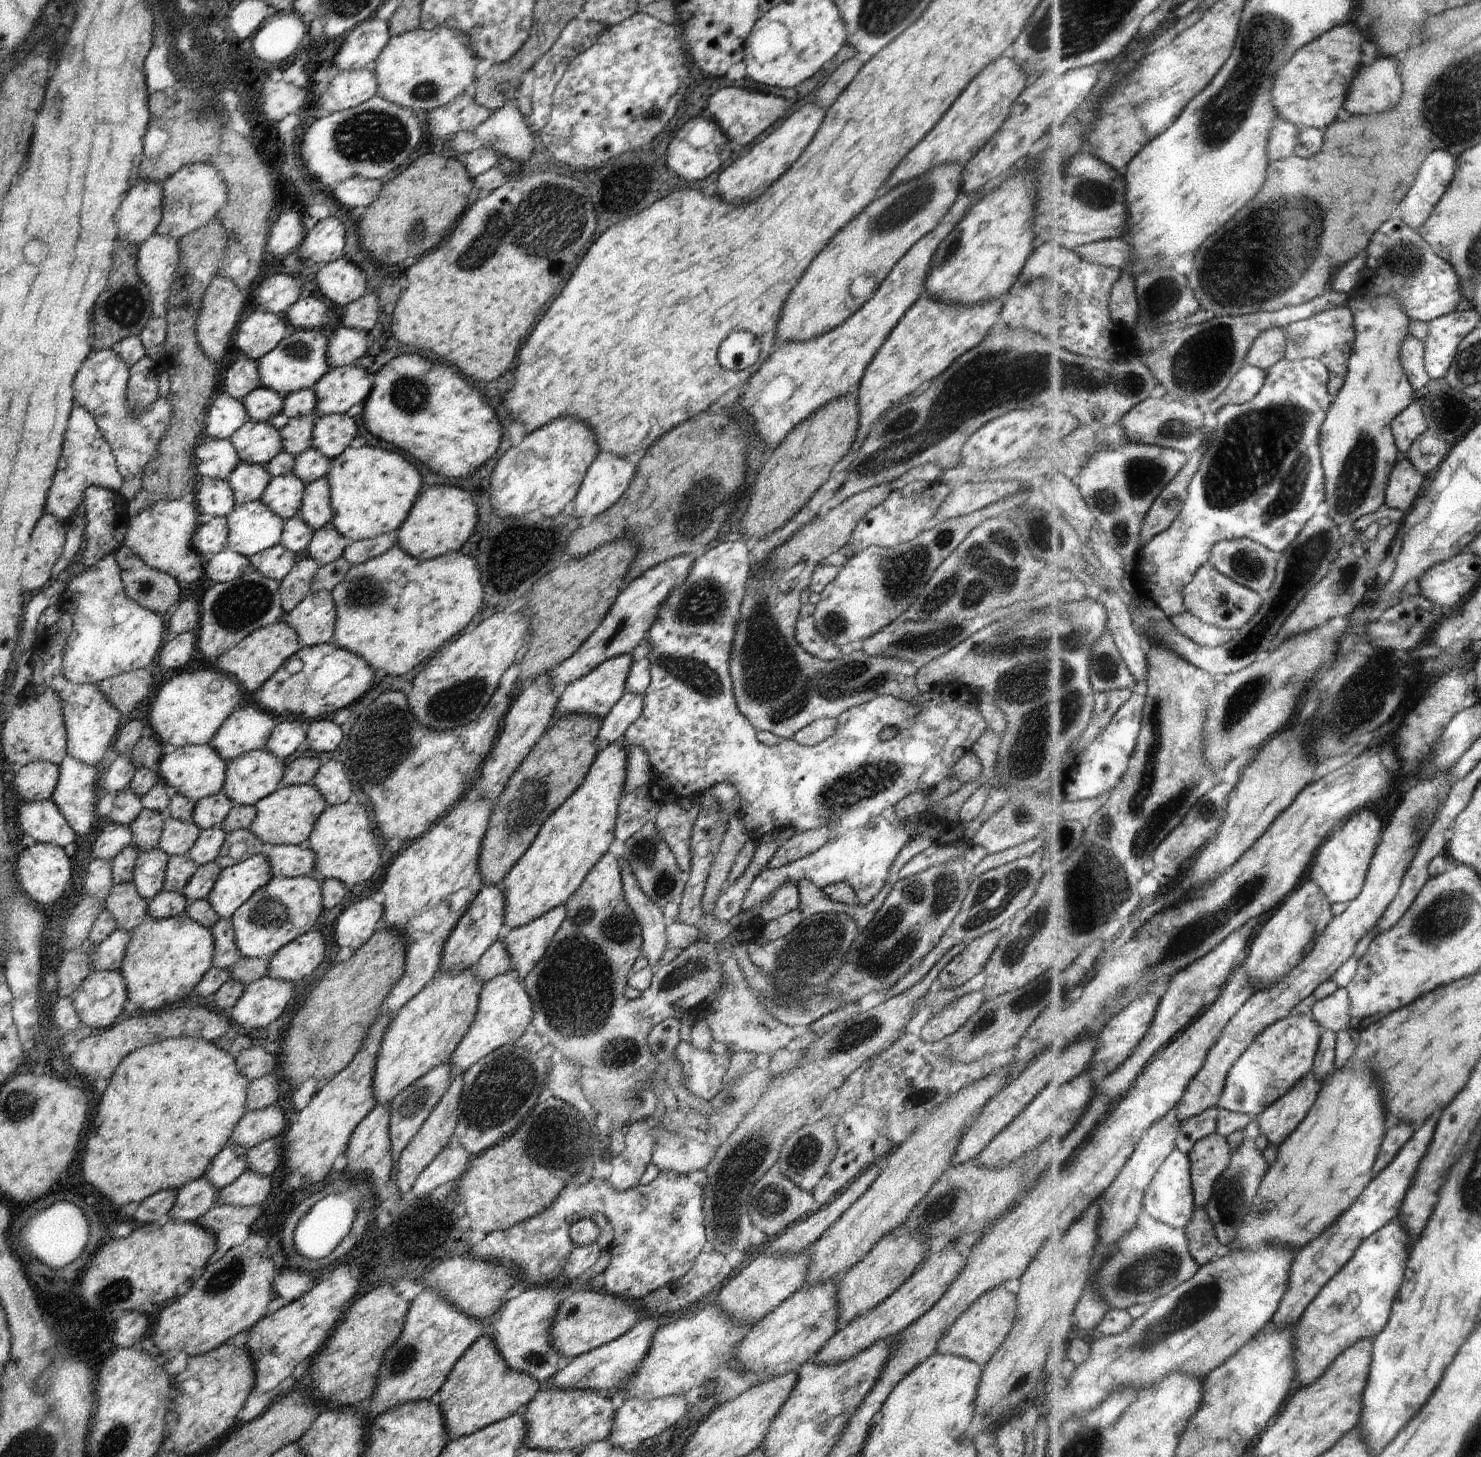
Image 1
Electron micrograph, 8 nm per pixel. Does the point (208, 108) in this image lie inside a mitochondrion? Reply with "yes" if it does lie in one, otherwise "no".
yes

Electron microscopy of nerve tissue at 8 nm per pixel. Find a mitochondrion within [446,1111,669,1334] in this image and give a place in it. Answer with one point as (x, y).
(537, 1151)

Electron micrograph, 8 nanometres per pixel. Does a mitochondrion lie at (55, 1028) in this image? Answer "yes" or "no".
no

